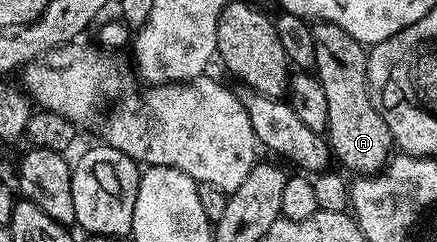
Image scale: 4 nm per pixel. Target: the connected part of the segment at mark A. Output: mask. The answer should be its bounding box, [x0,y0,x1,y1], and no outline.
[310,21,396,175]

